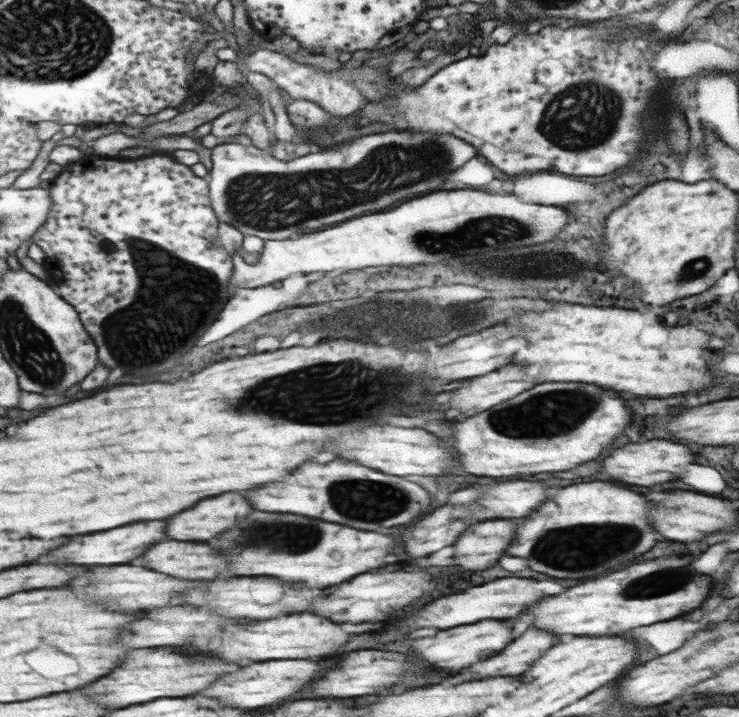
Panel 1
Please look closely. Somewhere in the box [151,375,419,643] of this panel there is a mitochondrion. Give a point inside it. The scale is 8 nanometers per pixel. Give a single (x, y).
(380, 500)

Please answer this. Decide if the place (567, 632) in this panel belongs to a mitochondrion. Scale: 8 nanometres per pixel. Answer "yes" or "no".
no

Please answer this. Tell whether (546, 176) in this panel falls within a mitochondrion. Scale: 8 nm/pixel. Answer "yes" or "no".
no

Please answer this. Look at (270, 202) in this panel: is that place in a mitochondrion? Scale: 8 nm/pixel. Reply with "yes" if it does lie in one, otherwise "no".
yes

